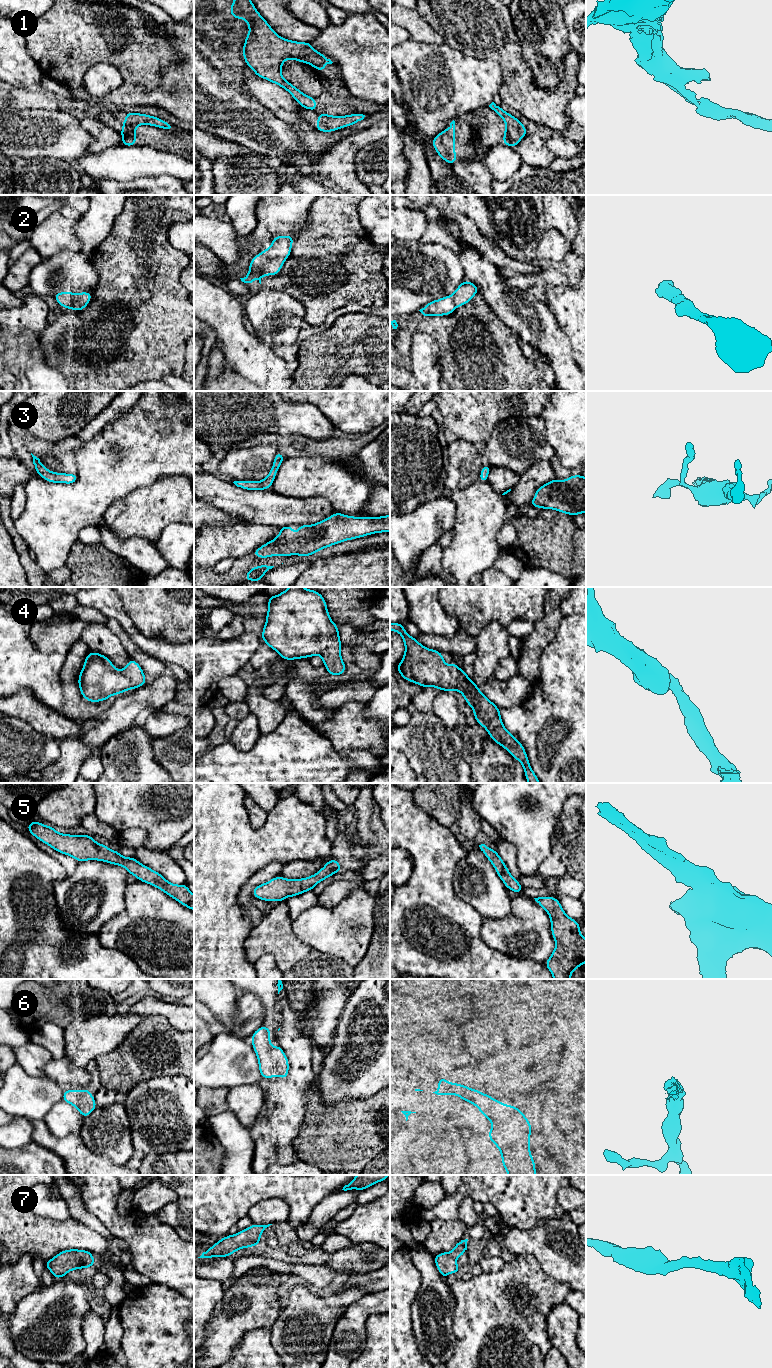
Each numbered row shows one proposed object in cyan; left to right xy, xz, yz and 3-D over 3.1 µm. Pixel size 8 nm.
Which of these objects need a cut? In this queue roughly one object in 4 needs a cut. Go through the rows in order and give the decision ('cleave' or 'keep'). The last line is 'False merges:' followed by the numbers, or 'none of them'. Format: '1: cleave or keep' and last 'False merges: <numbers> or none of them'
1: cleave
2: keep
3: keep
4: keep
5: keep
6: keep
7: keep
False merges: 1

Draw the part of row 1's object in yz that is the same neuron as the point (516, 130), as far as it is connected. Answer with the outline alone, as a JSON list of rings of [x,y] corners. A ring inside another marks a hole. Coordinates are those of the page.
[[[492,102],[489,105],[489,107],[505,121],[507,125],[509,138],[511,140],[510,146],[514,149],[516,145],[521,141],[521,139],[526,134],[528,134],[526,127],[522,124],[522,122],[519,119],[507,113],[494,102]]]

